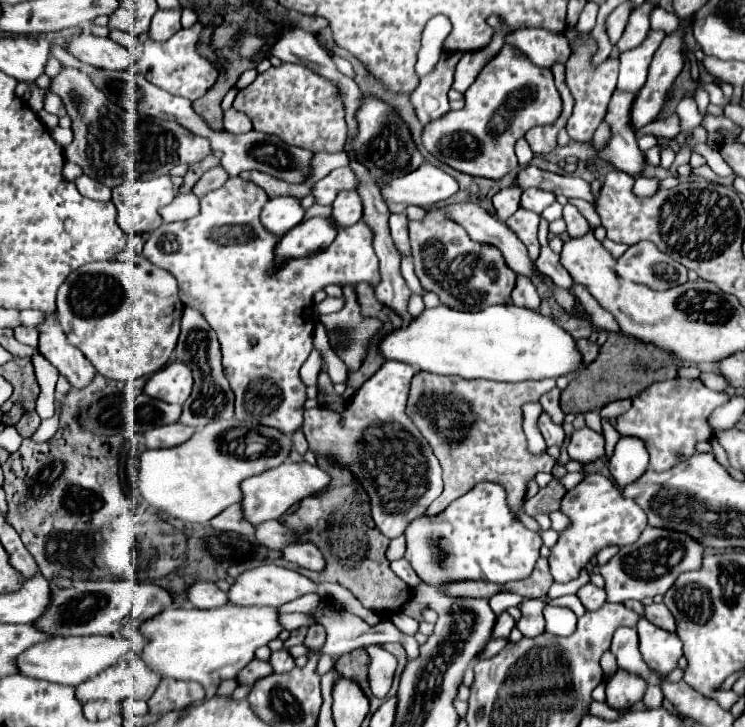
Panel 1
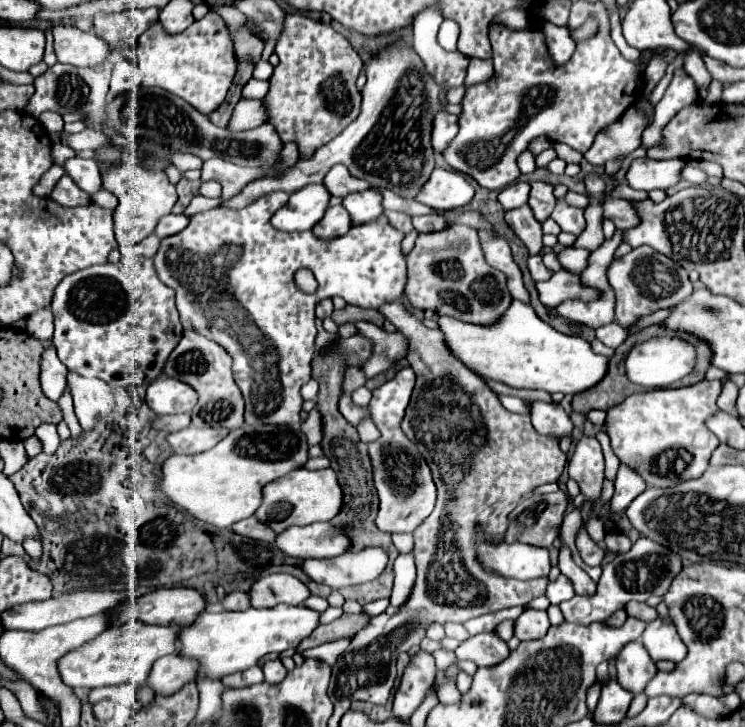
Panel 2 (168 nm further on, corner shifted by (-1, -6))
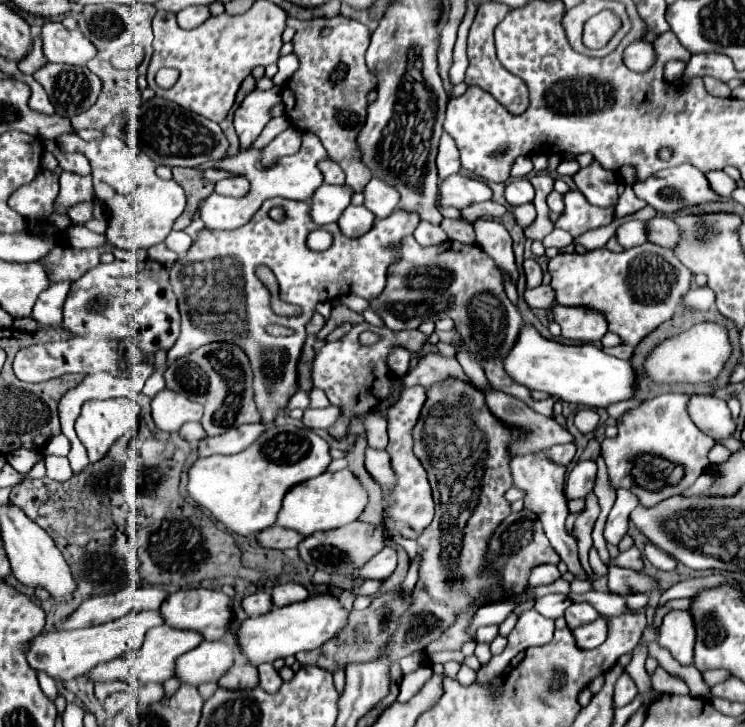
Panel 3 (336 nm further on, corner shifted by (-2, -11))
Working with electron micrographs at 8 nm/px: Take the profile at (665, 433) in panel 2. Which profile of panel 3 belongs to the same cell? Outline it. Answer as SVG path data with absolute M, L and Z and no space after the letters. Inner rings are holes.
M663 394L663 396L653 398L653 400L647 400L639 408L633 408L629 412L625 412L617 420L617 428L619 428L619 434L615 438L607 438L607 440L601 442L601 456L607 464L609 484L611 484L613 490L625 488L625 490L633 492L637 496L639 504L645 506L645 508L657 506L659 502L681 494L709 466L707 452L713 448L715 440L711 436L699 432L699 428L689 418L687 396L685 394Z

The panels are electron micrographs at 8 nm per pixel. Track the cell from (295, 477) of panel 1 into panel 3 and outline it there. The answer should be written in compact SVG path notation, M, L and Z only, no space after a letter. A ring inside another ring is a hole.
M345 468L339 472L325 472L323 476L297 484L287 492L277 524L283 528L303 532L303 536L311 536L313 532L319 530L335 530L349 522L355 522L365 510L365 506L367 506L367 490L361 486L359 478L351 470Z

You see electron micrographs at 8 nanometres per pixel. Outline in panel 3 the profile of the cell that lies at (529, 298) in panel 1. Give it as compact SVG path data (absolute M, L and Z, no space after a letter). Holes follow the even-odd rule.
M481 218L473 226L477 232L479 248L485 250L497 262L497 268L509 272L511 278L517 280L517 268L515 268L515 258L511 250L511 236L505 230L505 226L491 218Z

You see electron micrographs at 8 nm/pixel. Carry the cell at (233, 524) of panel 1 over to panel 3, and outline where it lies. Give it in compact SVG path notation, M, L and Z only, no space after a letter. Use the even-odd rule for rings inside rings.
M281 526L267 528L267 530L257 534L257 540L259 540L261 546L265 546L265 548L279 548L279 550L297 548L297 544L303 538L305 538L303 534L299 534L295 530L289 530L289 528L281 528Z

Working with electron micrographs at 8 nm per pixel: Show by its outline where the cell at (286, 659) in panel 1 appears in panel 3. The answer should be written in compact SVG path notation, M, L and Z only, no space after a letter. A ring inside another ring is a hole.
M263 662L263 664L257 666L257 670L259 670L259 688L263 688L265 692L275 694L279 690L279 686L283 684L283 680L279 678L277 670L273 668L273 664L271 662Z

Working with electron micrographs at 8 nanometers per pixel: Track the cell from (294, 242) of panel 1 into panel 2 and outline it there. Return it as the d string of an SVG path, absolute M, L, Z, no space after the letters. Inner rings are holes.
M336 205L326 209L326 215L320 219L320 223L312 227L312 233L322 241L330 241L342 237L350 227L352 227L352 219L348 211L342 205Z

